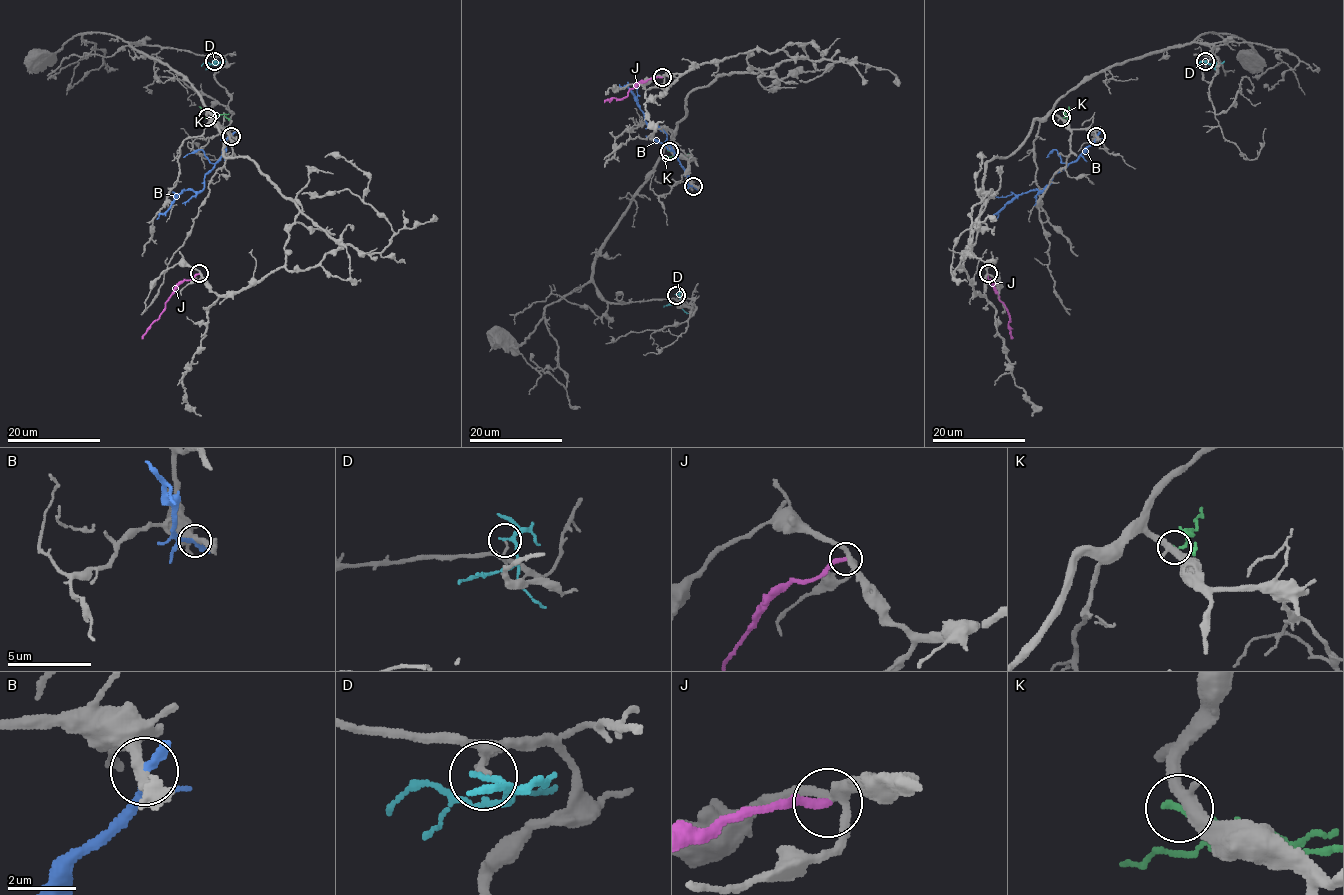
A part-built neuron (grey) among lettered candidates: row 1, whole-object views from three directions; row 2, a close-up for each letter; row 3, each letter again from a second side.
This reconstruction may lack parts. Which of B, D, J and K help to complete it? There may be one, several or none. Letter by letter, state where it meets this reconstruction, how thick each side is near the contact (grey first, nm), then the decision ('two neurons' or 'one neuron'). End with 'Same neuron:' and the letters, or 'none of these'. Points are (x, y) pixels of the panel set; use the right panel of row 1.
B: contact (1096, 136); calibres 320 and 260 nm; two neurons
D: contact (1205, 61); calibres 120 and 170 nm; two neurons
J: contact (988, 273); calibres 260 and 260 nm; two neurons
K: contact (1061, 117); calibres 400 and 160 nm; two neurons
Same neuron: none of these

